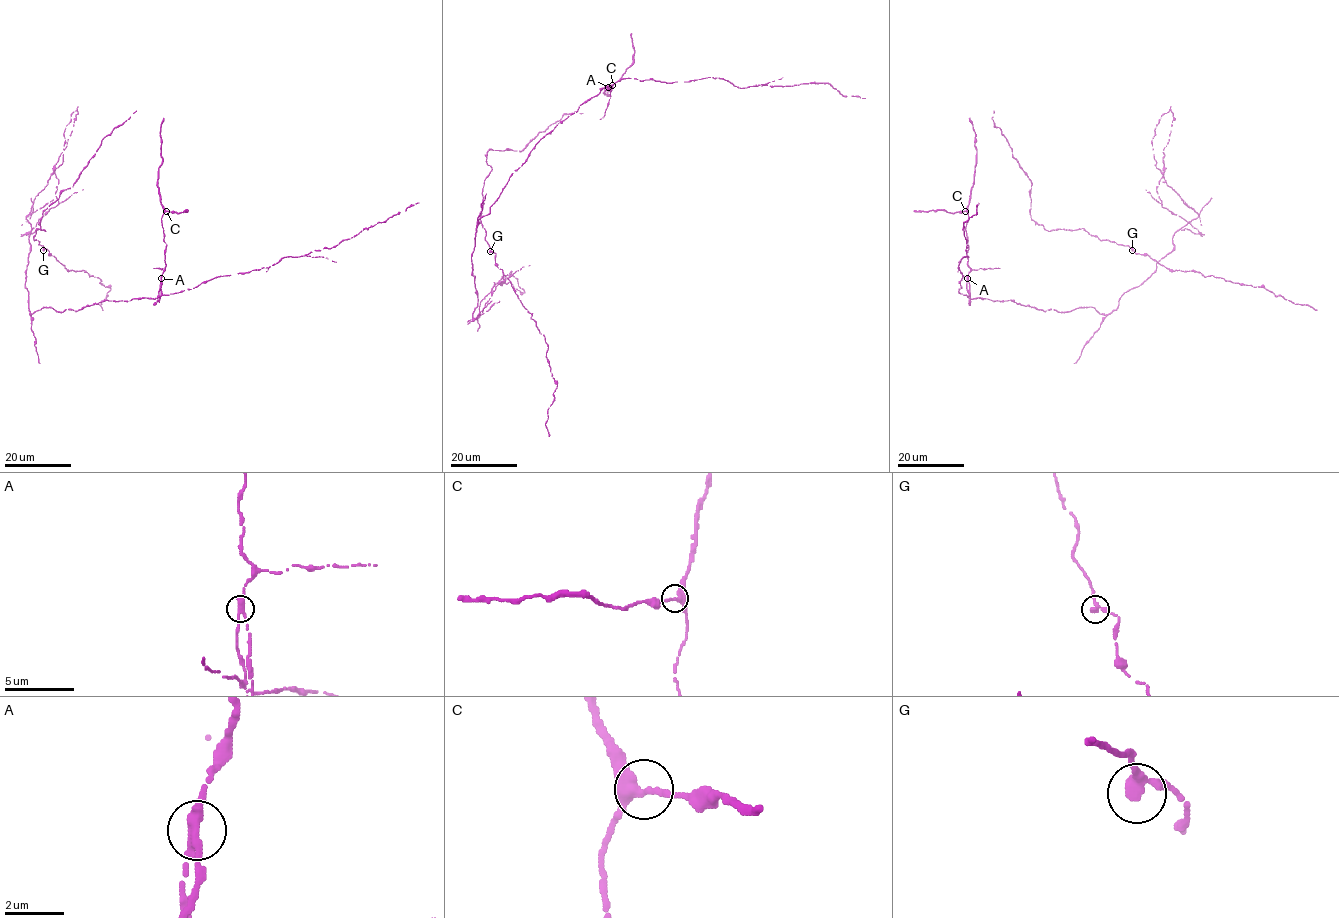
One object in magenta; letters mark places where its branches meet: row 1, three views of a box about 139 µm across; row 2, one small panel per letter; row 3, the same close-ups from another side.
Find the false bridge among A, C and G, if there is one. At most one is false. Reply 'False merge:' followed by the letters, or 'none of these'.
False merge: A

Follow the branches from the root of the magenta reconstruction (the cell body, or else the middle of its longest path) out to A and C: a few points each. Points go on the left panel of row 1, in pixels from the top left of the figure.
A: (59, 312), (78, 311), (106, 300), (154, 298), (158, 294), (161, 278)
C: (59, 312), (78, 311), (106, 300), (157, 297), (165, 267), (166, 244), (161, 217), (166, 211)

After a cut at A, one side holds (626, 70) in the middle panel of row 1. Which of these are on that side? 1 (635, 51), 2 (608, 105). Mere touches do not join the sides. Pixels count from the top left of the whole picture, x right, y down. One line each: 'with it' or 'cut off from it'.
1: with it
2: with it

